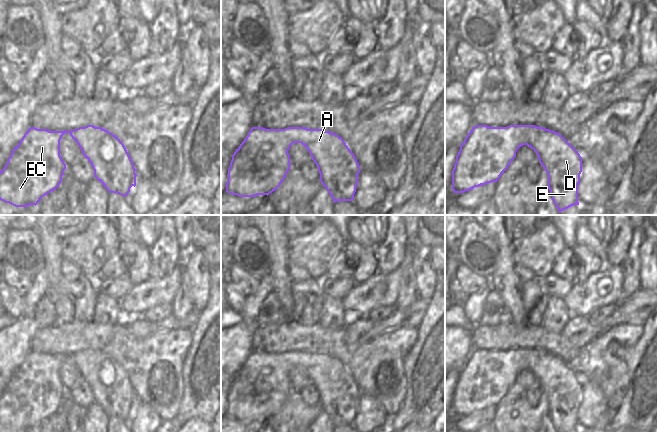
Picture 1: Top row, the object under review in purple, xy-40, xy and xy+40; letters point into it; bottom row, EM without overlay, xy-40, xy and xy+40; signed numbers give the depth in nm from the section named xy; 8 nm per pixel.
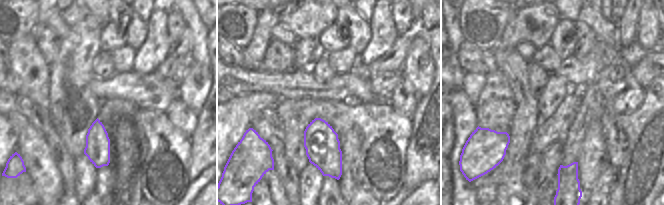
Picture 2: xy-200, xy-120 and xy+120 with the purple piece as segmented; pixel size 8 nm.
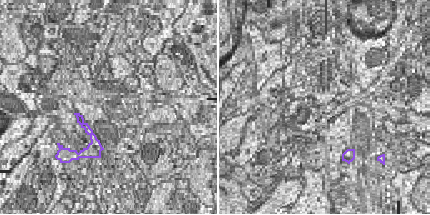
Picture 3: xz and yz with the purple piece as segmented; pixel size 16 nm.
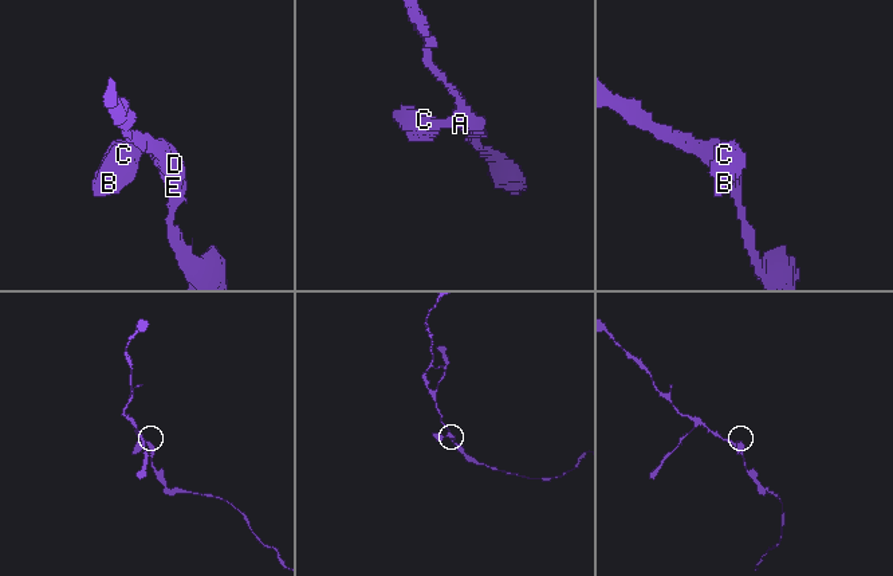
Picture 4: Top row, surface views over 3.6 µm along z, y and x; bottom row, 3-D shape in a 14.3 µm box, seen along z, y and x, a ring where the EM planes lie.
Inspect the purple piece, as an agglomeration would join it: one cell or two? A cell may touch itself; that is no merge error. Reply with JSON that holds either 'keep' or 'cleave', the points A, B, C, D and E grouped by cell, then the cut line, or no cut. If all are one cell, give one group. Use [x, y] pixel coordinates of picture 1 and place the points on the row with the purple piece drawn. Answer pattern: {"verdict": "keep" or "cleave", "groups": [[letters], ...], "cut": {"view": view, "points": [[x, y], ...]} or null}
{"verdict": "keep", "groups": [["A", "B", "C", "D", "E"]], "cut": null}

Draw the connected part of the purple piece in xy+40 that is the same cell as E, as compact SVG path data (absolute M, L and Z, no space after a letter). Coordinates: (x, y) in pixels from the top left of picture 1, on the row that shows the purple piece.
M475 125L472 127L456 156L452 170L453 192L463 193L487 183L496 183L516 157L518 148L523 145L534 150L539 163L548 174L548 189L558 212L579 205L578 184L582 172L582 157L562 135L535 125L507 127Z

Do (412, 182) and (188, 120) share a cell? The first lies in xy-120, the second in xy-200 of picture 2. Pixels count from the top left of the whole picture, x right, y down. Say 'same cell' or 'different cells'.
different cells

